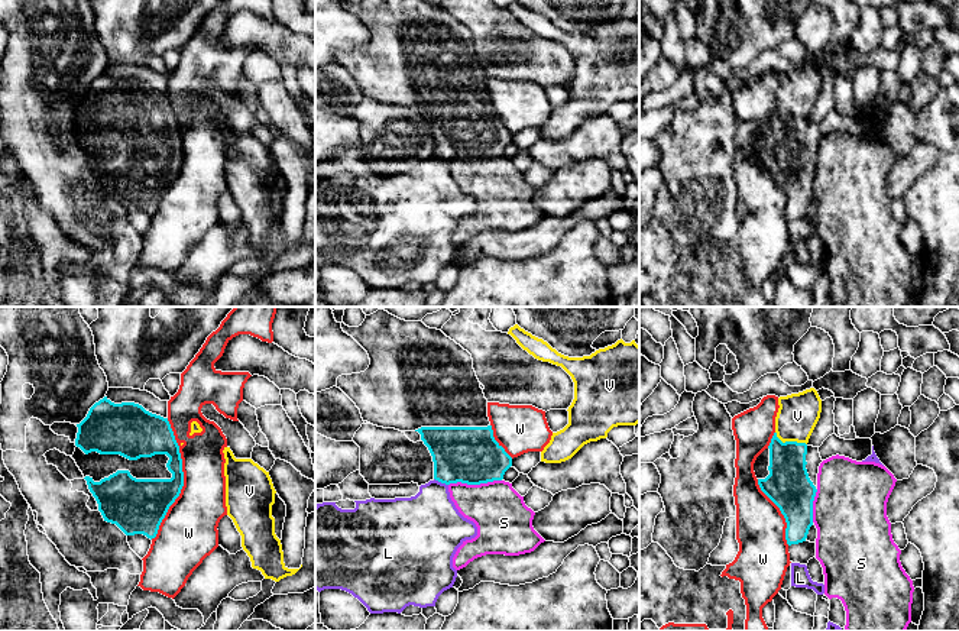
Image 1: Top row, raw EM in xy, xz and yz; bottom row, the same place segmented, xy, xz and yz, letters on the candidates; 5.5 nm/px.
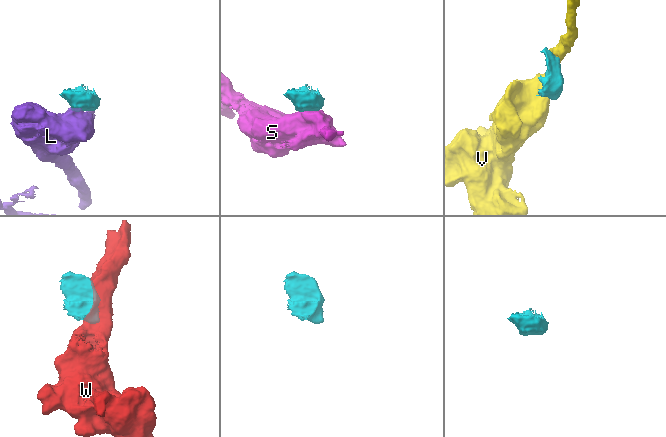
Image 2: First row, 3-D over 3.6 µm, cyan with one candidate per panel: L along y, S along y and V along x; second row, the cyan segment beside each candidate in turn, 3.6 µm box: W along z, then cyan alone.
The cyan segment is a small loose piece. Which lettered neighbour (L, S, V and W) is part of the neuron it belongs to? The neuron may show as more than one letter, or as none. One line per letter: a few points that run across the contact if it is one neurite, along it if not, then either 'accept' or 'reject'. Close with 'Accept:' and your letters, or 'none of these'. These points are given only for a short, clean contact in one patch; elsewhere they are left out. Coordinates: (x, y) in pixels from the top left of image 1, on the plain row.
L: reject
S: xz (501, 155), (479, 159), (452, 158), (449, 161) | reject
V: yz (776, 107), (783, 117), (803, 117), (806, 120) | reject
W: reject
Accept: none of these

